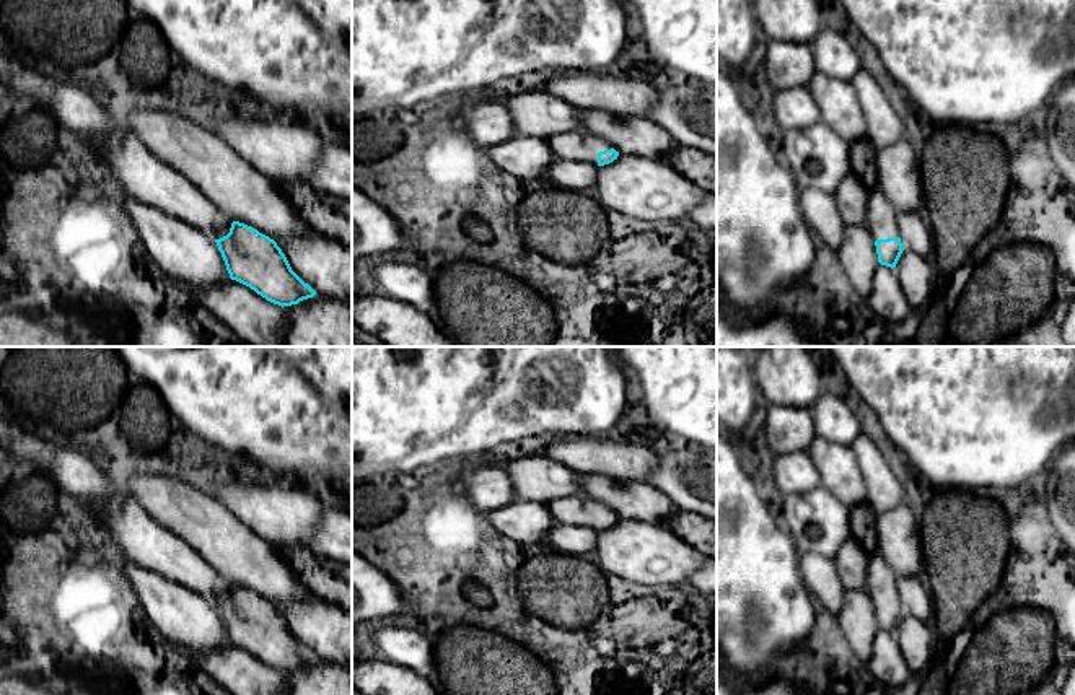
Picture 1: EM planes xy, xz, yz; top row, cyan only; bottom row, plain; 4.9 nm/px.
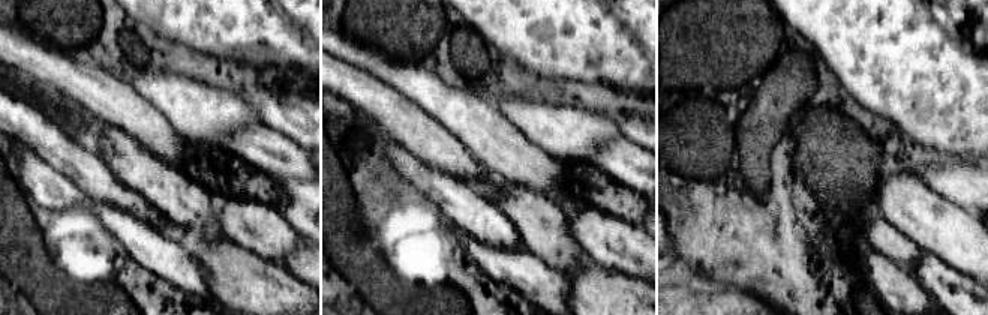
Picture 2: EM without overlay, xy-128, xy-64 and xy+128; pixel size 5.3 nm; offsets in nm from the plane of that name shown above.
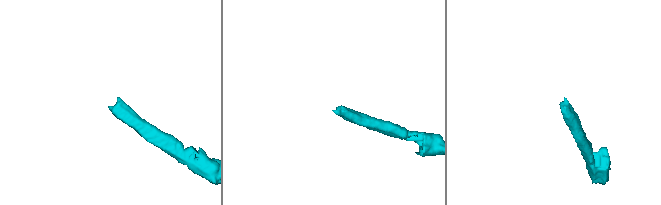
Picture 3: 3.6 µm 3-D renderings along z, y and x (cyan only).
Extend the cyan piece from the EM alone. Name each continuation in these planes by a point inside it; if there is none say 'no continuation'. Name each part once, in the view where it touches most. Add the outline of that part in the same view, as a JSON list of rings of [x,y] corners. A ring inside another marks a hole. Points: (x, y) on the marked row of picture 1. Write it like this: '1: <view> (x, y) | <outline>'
1: xz (575, 145) | [[[570,130],[546,140],[557,158],[567,161],[586,161],[598,166],[598,153],[612,146],[601,137],[585,130]]]

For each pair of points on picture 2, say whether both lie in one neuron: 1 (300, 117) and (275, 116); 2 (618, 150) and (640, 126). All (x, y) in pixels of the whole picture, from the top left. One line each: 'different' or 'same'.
1: same
2: different

